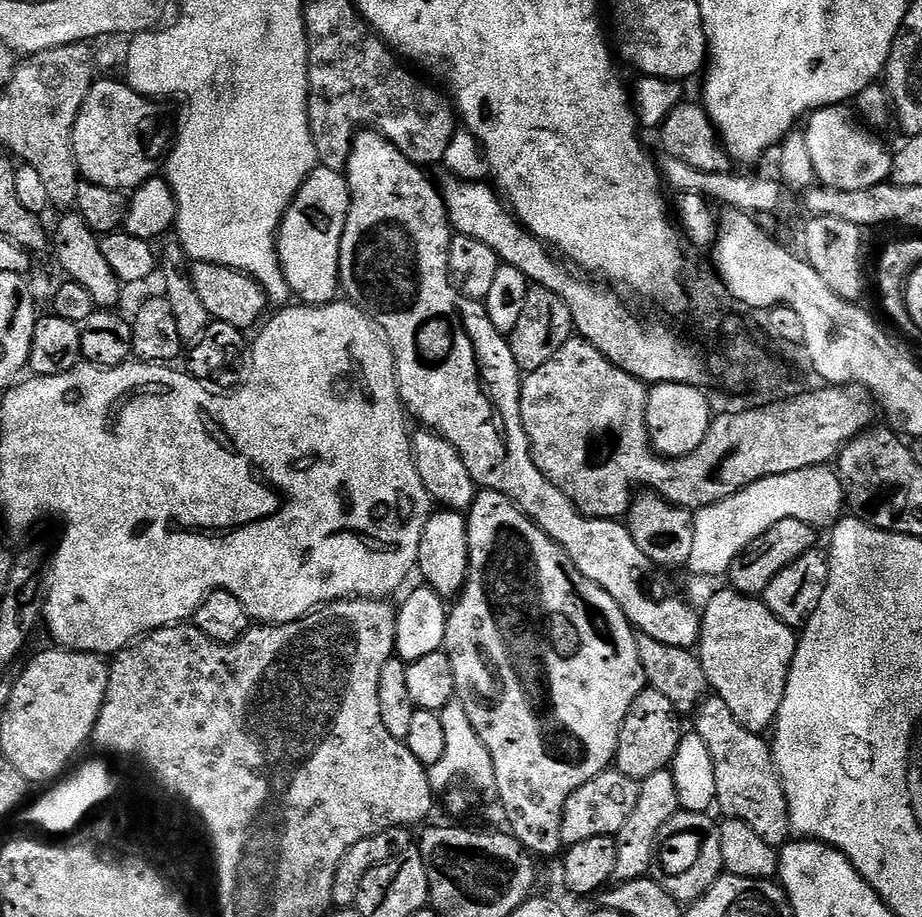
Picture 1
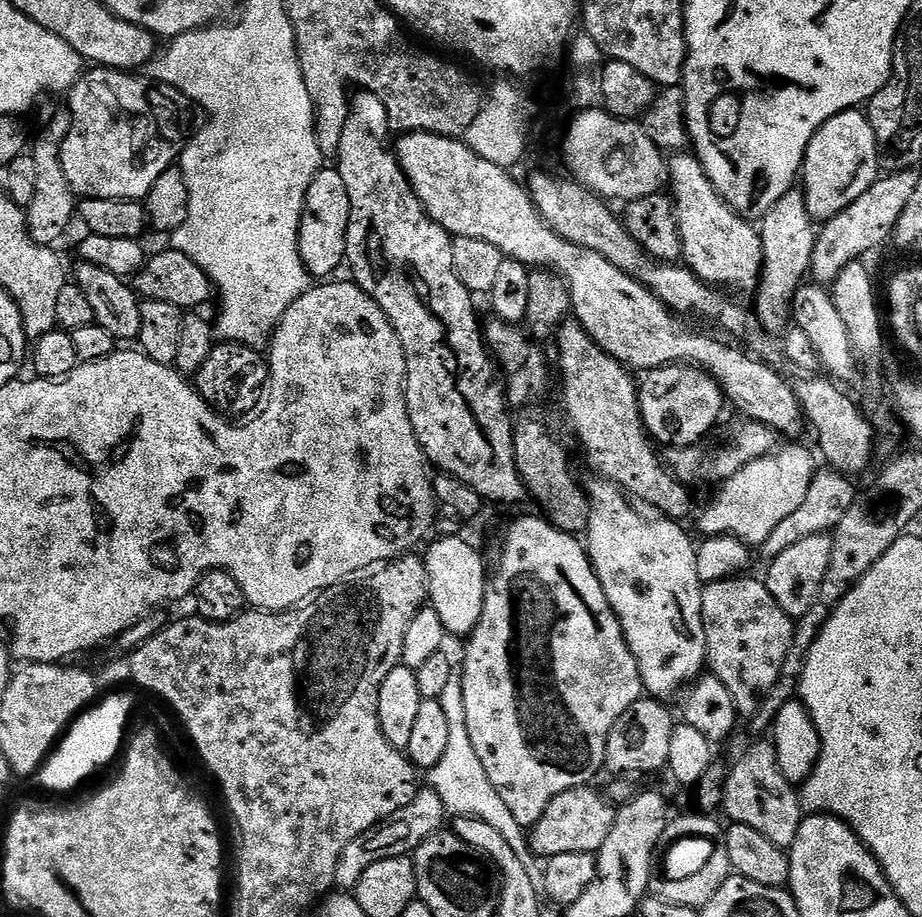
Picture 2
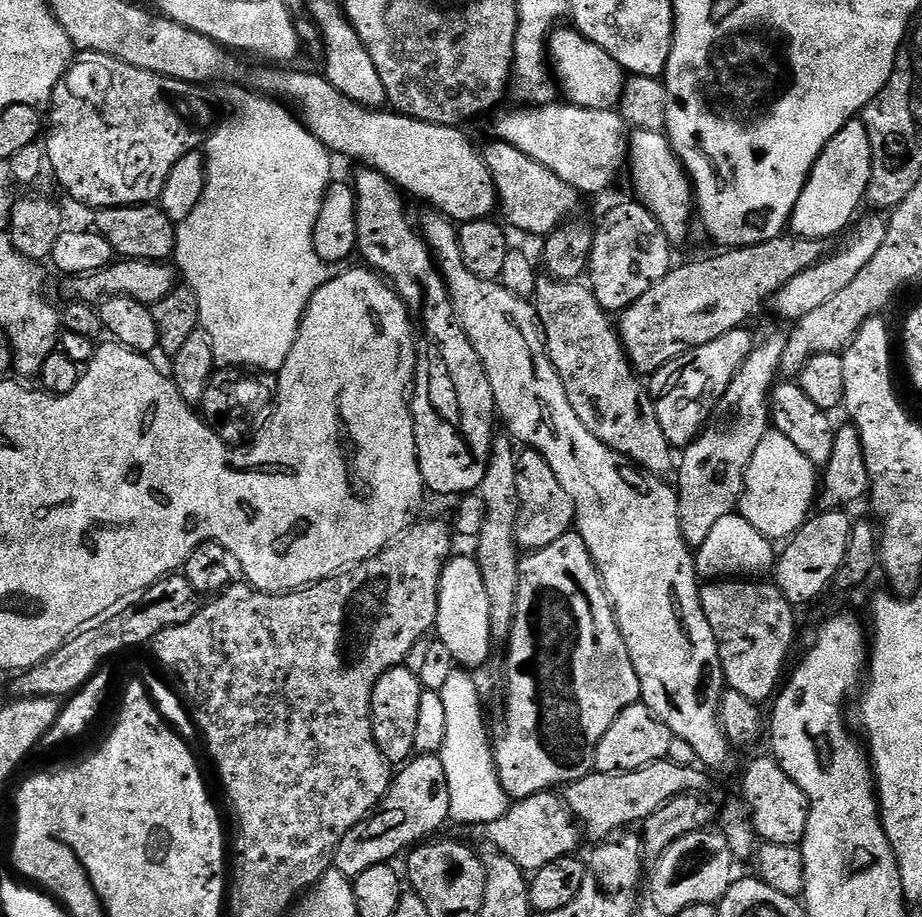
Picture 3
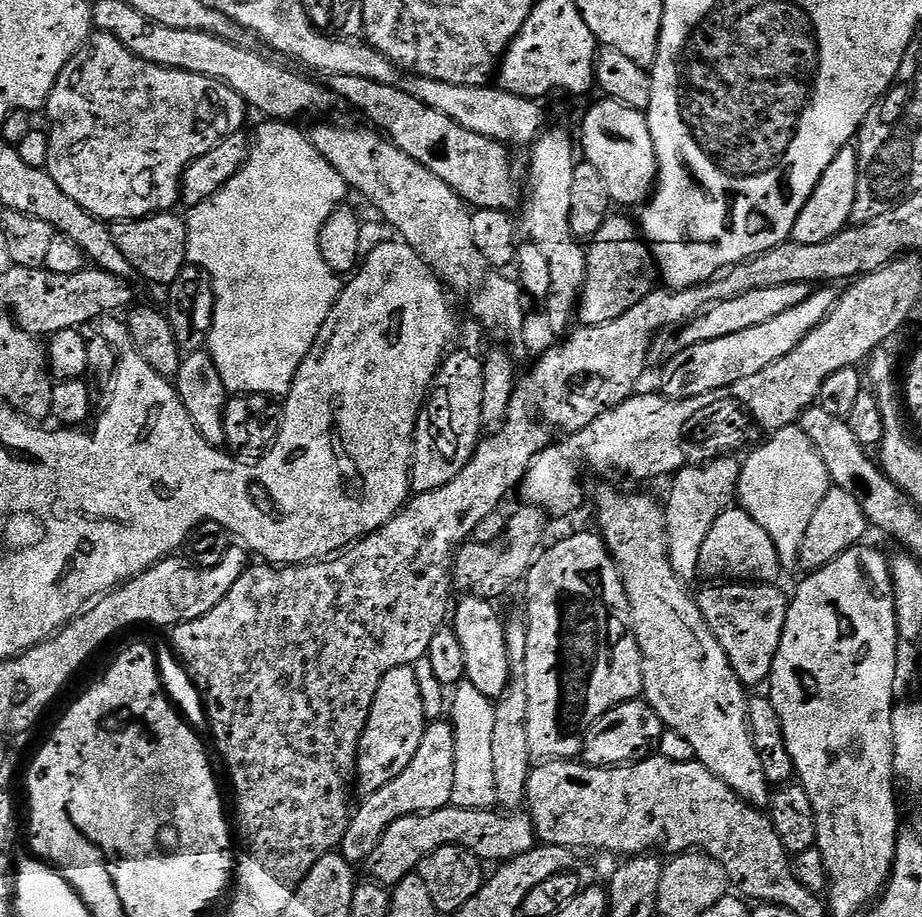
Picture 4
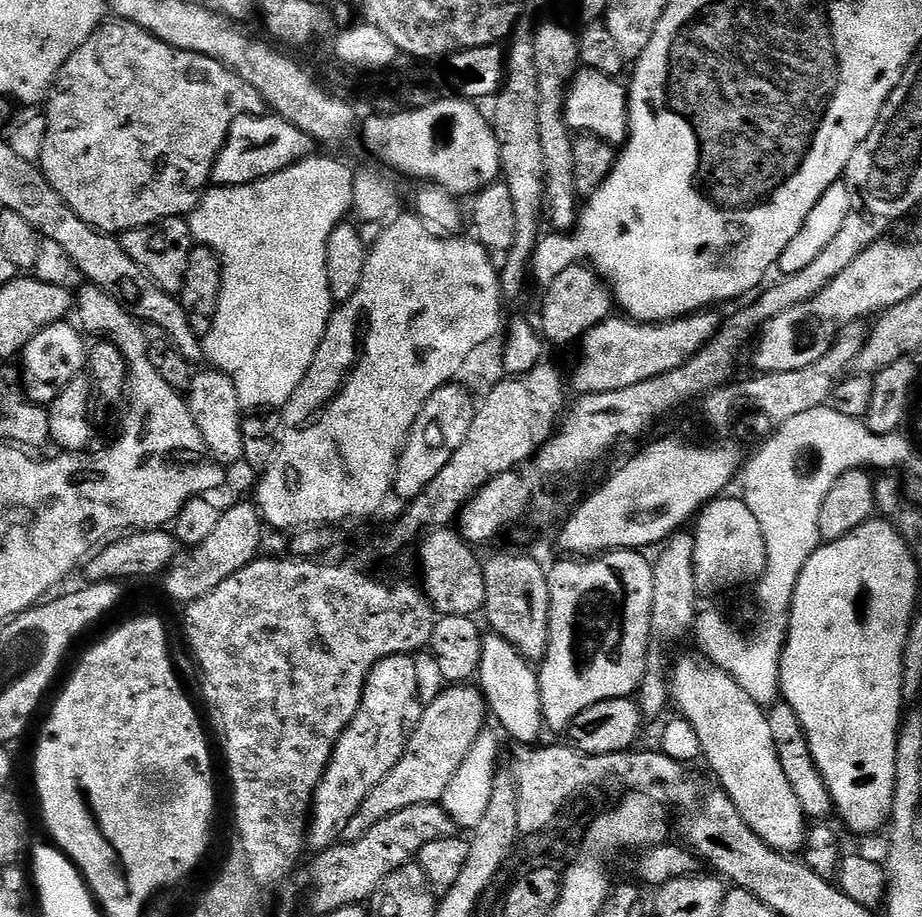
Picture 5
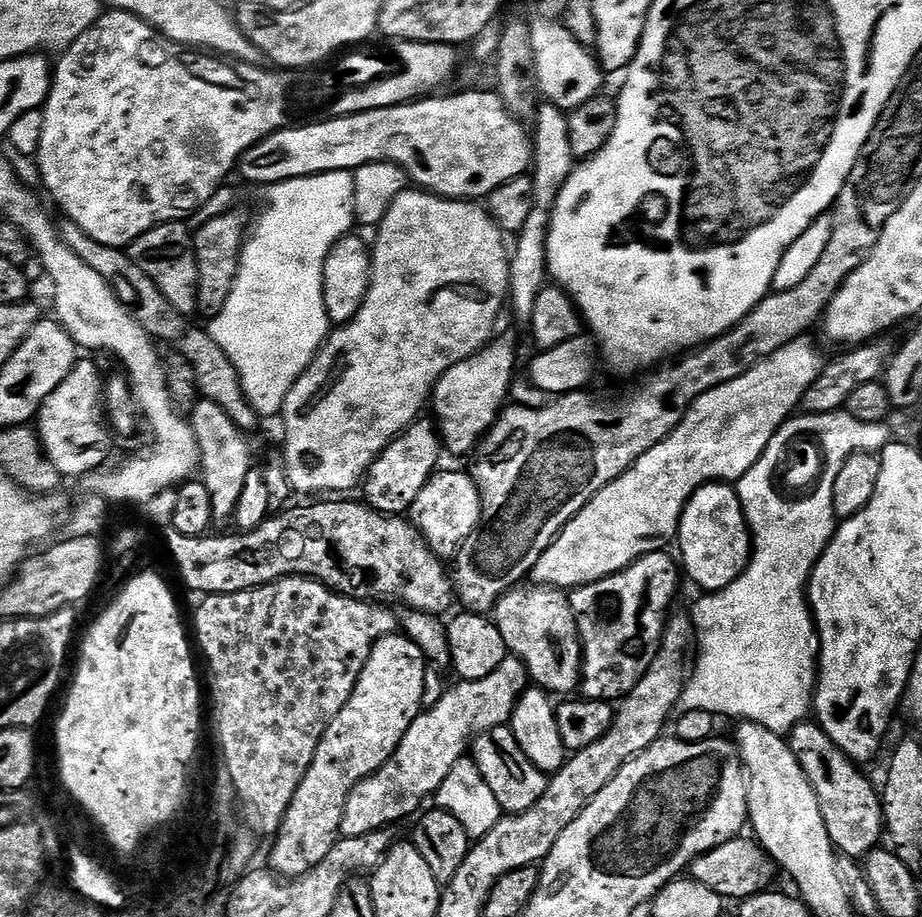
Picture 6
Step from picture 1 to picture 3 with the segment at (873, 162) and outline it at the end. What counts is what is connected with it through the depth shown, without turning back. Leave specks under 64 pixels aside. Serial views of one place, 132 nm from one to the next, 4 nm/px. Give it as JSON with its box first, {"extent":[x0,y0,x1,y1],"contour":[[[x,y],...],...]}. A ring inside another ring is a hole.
{"extent":[791,118,871,241],"contour":[[[857,118],[842,126],[842,130],[838,130],[838,134],[826,142],[824,153],[808,173],[808,181],[804,183],[802,194],[792,211],[791,231],[802,238],[827,241],[828,236],[838,235],[844,227],[847,229],[853,223],[852,215],[856,207],[865,203],[864,195],[871,173],[870,134],[863,119]]]}

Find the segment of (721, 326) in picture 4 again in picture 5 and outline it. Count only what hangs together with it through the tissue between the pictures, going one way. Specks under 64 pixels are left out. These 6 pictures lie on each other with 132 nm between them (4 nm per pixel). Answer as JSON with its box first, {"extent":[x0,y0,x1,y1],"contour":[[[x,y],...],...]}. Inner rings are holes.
{"extent":[570,310,722,396],"contour":[[[701,310],[662,324],[645,324],[631,318],[605,320],[581,337],[582,352],[572,380],[570,376],[571,387],[573,384],[576,394],[580,396],[617,392],[626,390],[626,386],[638,386],[638,382],[676,370],[712,341],[722,323],[722,316],[716,312],[719,311]]]}

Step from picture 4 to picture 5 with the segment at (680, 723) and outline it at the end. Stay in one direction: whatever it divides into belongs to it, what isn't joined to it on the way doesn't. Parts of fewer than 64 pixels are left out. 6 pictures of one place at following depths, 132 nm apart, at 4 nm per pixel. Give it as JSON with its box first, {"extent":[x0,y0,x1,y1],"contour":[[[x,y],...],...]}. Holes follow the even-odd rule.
{"extent":[670,655,806,854],"contour":[[[699,655],[684,656],[680,661],[673,663],[670,668],[670,700],[683,719],[694,726],[694,731],[698,733],[698,742],[702,742],[702,756],[712,767],[712,772],[717,776],[719,787],[724,789],[724,793],[734,802],[738,814],[742,814],[742,822],[766,842],[776,852],[785,854],[796,854],[803,849],[804,833],[806,831],[806,817],[802,810],[802,805],[798,803],[798,798],[794,790],[790,787],[790,782],[786,779],[786,774],[782,770],[782,762],[778,762],[778,750],[774,746],[774,738],[770,735],[770,724],[768,713],[738,682],[732,680],[728,672],[723,672],[720,668],[715,668],[707,660]]]}

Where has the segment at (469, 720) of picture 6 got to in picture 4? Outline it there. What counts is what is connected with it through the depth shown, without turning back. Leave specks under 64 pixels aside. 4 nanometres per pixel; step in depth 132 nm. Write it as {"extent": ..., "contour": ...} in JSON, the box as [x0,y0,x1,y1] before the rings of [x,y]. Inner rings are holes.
{"extent":[338,718,454,866],"contour":[[[441,718],[431,721],[425,727],[422,743],[418,746],[418,754],[414,754],[410,766],[406,766],[406,770],[402,770],[402,774],[398,774],[398,778],[394,778],[394,782],[386,782],[386,786],[382,786],[382,790],[374,790],[374,794],[363,797],[359,801],[361,804],[357,808],[355,805],[346,826],[346,834],[338,849],[340,855],[348,859],[348,863],[353,866],[363,865],[370,858],[370,854],[374,852],[374,846],[378,846],[382,834],[386,834],[390,822],[398,822],[398,818],[404,818],[406,814],[422,814],[430,810],[442,810],[452,803],[453,794],[454,730],[447,719]]]}

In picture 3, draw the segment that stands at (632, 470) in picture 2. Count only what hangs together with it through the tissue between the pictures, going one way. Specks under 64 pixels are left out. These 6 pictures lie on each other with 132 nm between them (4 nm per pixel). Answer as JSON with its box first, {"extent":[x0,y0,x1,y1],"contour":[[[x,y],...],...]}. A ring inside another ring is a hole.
{"extent":[534,274,674,474],"contour":[[[540,274],[536,278],[534,303],[536,316],[544,330],[544,341],[548,347],[550,362],[554,362],[554,370],[558,370],[562,386],[566,386],[566,398],[570,398],[570,406],[574,406],[574,414],[582,418],[586,430],[590,430],[594,438],[613,448],[645,473],[668,474],[664,473],[668,471],[671,473],[674,468],[674,460],[672,464],[674,448],[669,444],[666,434],[662,434],[662,426],[658,426],[658,414],[652,405],[649,389],[645,381],[644,384],[640,381],[643,379],[628,361],[613,317],[605,312],[598,298],[594,298],[591,287],[580,280],[556,280],[547,274]]]}

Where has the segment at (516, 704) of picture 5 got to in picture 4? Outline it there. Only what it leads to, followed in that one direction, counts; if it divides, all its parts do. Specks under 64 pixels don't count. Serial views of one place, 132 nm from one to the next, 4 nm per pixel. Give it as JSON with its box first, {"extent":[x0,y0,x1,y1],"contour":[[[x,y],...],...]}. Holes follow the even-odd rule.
{"extent":[454,595,511,698],"contour":[[[465,595],[460,605],[454,608],[454,627],[458,634],[458,642],[462,642],[462,654],[466,657],[466,670],[464,675],[471,684],[478,686],[482,694],[499,698],[508,688],[511,680],[510,662],[506,650],[505,621],[500,620],[496,613],[497,605],[491,600],[483,600],[477,596]]]}

